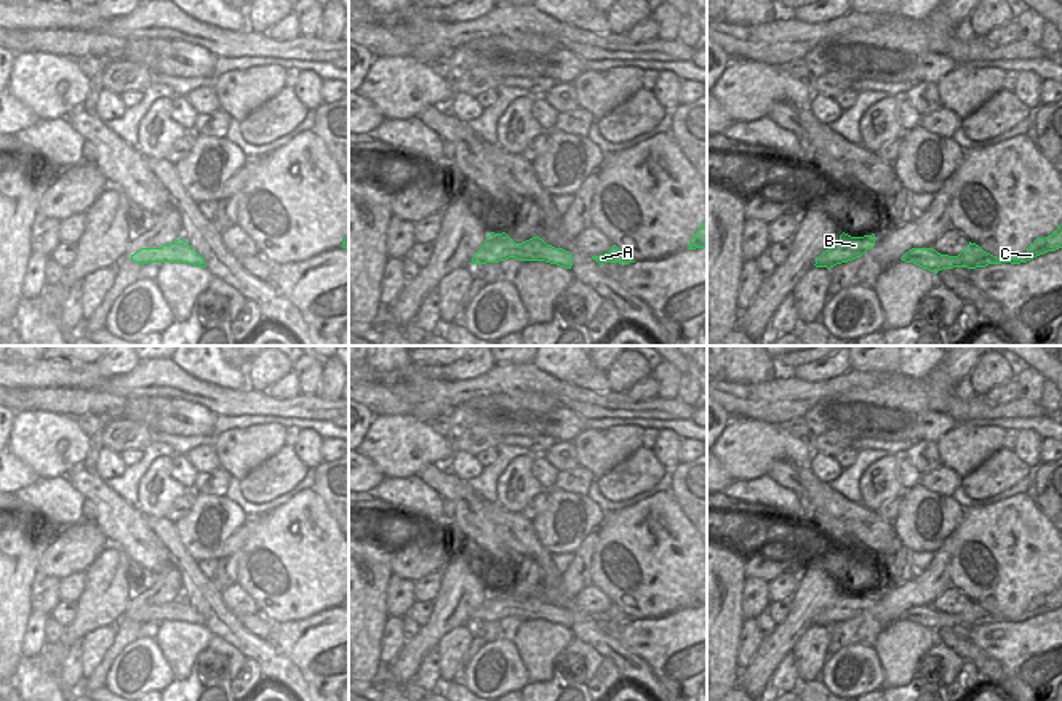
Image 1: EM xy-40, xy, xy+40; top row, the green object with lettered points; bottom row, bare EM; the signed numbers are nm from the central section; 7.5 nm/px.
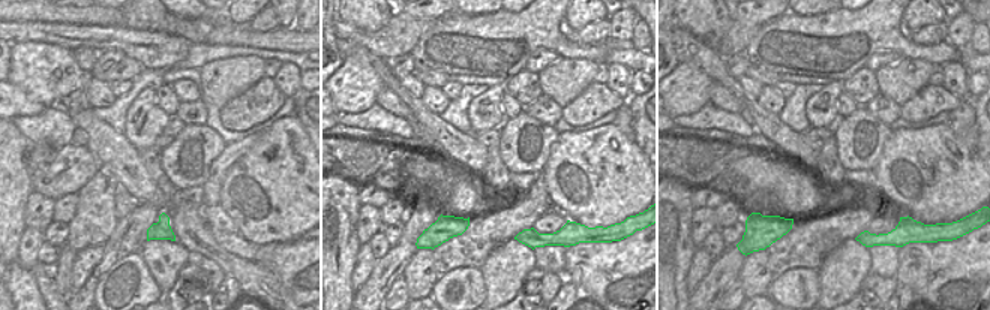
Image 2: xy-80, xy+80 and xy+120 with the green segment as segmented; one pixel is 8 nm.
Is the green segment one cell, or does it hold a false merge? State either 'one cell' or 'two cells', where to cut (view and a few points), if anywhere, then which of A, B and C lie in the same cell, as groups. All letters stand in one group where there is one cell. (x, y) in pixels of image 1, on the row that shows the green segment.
one cell; cut none; groups A B C

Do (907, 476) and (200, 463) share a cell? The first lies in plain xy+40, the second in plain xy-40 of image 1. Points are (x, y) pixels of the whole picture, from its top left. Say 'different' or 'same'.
different

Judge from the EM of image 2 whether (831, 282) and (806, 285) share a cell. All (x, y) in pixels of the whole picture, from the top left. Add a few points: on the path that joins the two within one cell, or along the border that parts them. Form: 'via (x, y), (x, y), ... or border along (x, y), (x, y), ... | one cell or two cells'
border along (816, 270), (821, 294) | two cells

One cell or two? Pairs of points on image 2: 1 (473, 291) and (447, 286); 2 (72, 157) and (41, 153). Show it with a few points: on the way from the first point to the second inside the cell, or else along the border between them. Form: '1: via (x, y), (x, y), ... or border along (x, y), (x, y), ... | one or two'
1: via (467, 291), (453, 288) | one
2: border along (56, 150), (32, 178) | two

